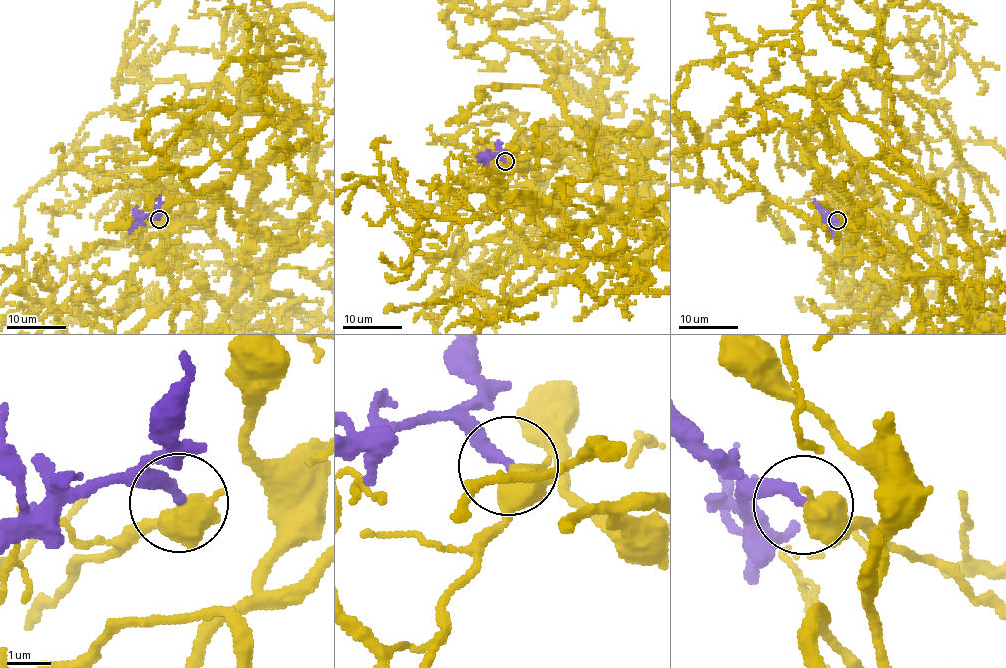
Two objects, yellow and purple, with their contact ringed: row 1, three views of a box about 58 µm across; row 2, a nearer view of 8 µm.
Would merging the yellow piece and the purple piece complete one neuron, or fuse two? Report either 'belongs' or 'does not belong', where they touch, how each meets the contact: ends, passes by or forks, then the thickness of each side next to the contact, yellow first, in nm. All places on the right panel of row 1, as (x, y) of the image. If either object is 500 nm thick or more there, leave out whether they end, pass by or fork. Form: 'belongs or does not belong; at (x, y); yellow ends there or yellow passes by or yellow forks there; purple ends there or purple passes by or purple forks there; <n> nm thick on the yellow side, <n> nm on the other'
does not belong; at (837, 220); 650 nm thick on the yellow side, 280 nm on the other

